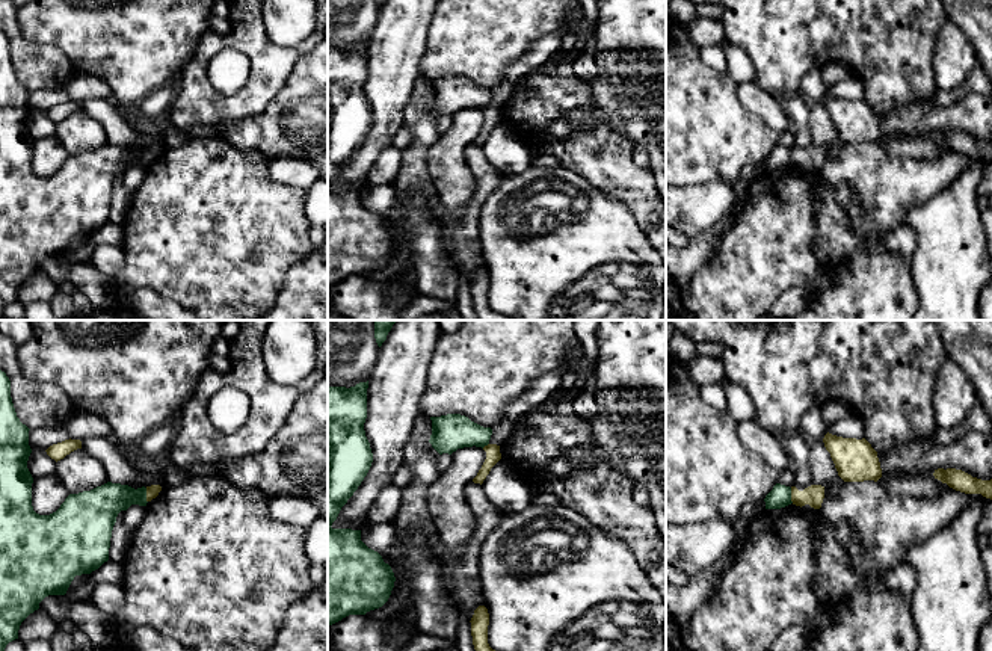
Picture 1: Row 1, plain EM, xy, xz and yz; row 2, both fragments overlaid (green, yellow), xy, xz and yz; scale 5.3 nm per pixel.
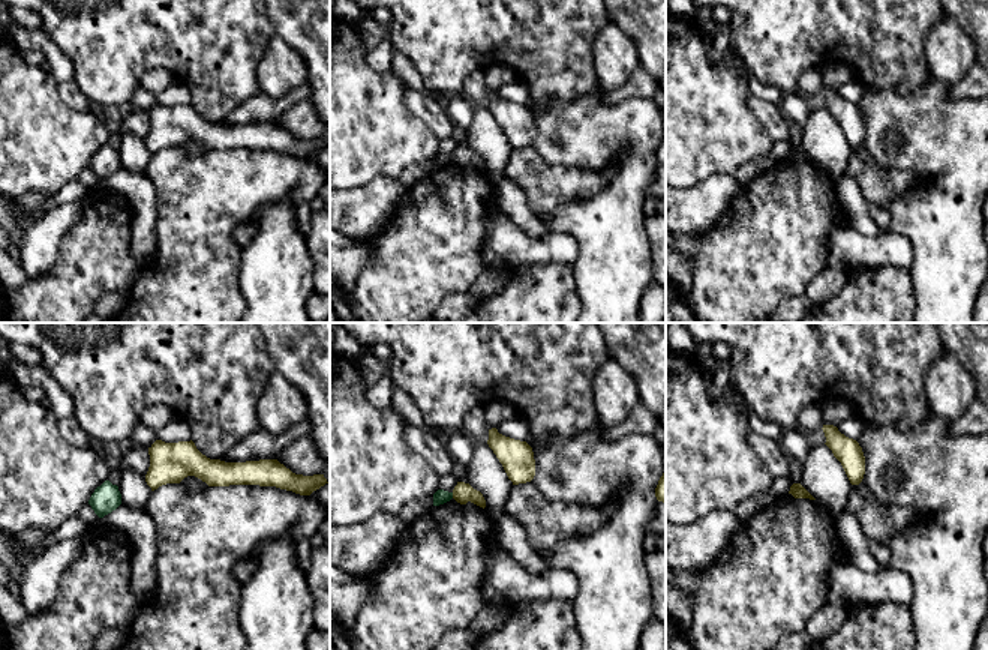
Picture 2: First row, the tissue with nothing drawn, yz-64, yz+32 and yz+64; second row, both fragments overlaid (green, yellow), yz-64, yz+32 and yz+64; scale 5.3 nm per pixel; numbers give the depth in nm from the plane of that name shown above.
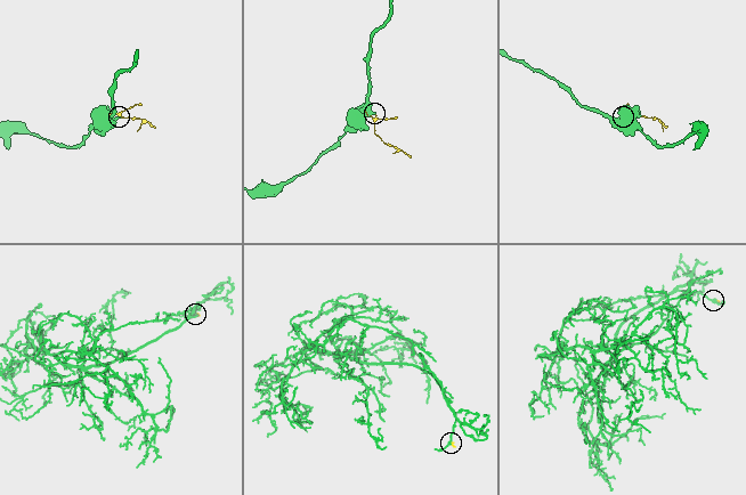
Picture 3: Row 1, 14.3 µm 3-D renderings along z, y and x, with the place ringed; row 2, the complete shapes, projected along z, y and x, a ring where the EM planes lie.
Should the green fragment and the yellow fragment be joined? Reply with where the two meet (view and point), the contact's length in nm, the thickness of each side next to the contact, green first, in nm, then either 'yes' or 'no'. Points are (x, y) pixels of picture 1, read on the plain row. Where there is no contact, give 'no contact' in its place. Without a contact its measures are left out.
meets green in yz at (790, 157); contact 80 nm long; 110 nm thick on the green side, 110 nm on the other; no

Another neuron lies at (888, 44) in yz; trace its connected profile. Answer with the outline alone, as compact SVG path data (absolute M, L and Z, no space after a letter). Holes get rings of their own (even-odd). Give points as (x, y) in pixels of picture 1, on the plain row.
M690 0L722 8L728 42L740 47L755 66L755 85L775 100L800 94L800 82L811 69L829 62L844 63L865 88L865 101L876 113L886 113L938 91L933 69L936 38L947 21L942 0Z

